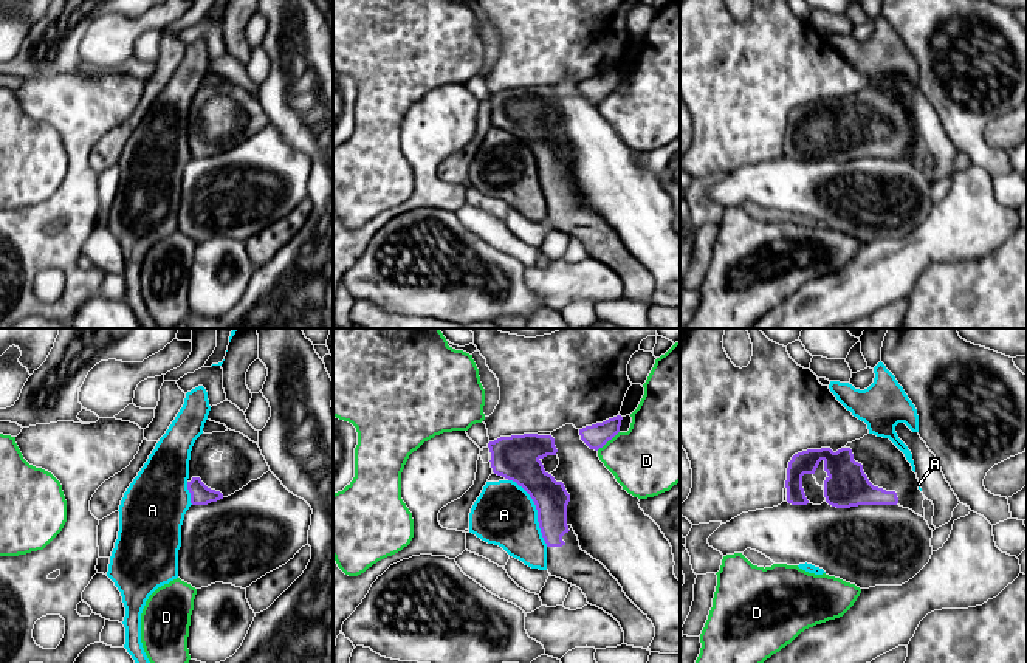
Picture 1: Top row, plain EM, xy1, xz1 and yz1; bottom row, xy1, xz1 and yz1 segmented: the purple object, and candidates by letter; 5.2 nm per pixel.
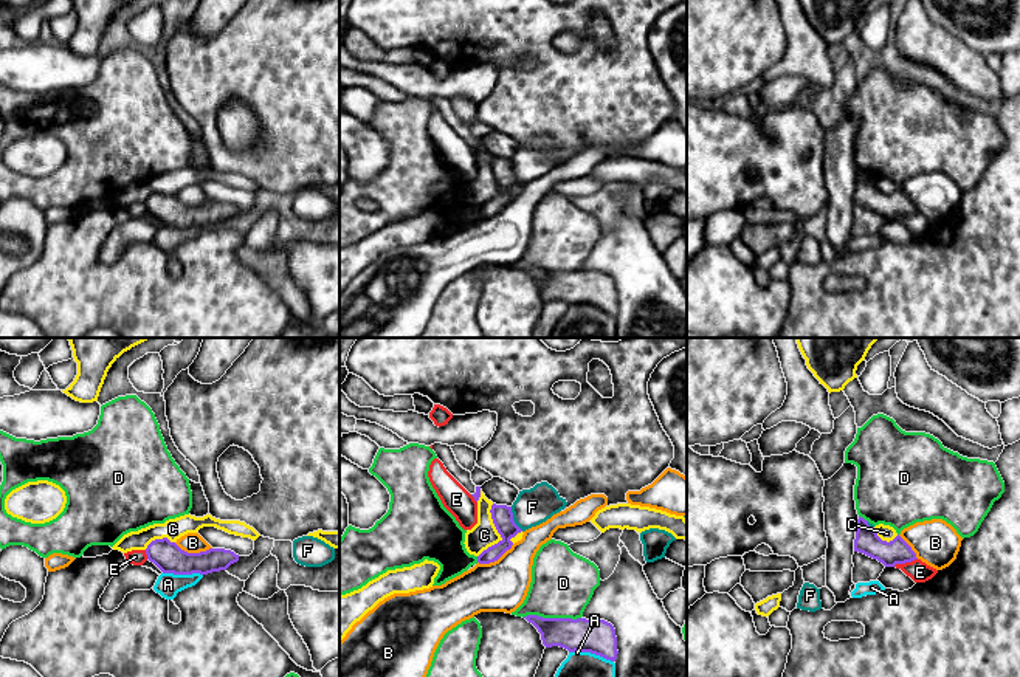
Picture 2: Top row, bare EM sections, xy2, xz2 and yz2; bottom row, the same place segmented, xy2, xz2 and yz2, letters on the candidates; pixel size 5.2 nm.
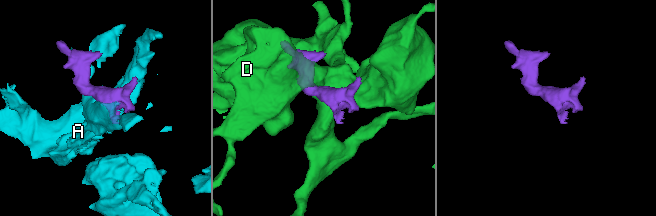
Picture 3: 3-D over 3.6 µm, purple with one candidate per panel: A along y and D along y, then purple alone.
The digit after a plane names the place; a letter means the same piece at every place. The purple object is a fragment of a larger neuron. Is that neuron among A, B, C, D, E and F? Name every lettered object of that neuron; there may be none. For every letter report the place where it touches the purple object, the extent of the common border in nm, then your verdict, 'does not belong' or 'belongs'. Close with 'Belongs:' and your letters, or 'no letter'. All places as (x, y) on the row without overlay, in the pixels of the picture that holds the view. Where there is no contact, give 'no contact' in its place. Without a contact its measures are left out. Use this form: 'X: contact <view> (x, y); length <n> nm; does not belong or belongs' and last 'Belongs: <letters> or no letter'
A: contact xz1 (536, 161); length 400 nm; does not belong
B: contact xy2 (192, 206); length 200 nm; does not belong
C: contact xz2 (498, 185); length 300 nm; does not belong
D: contact xz2 (552, 271); length 300 nm; does not belong
E: contact yz2 (904, 216); length 130 nm; does not belong
F: contact xz2 (512, 172); length 140 nm; does not belong
Belongs: no letter

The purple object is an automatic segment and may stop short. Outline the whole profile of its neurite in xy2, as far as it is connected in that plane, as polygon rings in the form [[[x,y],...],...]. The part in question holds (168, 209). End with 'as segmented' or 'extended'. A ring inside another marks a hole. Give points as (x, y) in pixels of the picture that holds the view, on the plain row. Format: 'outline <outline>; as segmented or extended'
outline [[[167,191],[152,194],[146,201],[146,208],[163,226],[174,228],[208,228],[226,223],[239,214],[239,208],[225,201],[188,206]]]; as segmented

